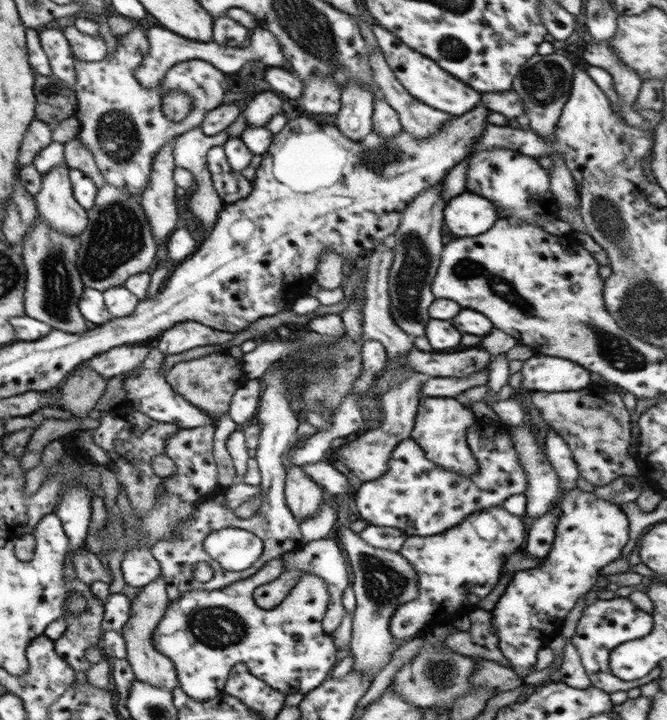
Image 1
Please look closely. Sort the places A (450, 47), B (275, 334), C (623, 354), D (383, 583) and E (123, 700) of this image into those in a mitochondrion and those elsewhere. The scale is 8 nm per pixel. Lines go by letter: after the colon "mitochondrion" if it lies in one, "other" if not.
A: mitochondrion
B: other
C: mitochondrion
D: mitochondrion
E: other

